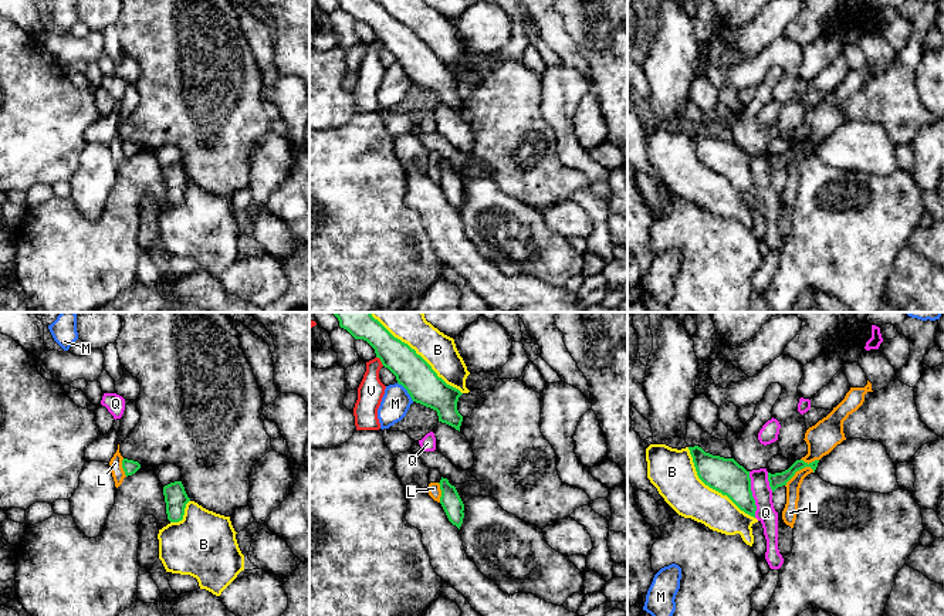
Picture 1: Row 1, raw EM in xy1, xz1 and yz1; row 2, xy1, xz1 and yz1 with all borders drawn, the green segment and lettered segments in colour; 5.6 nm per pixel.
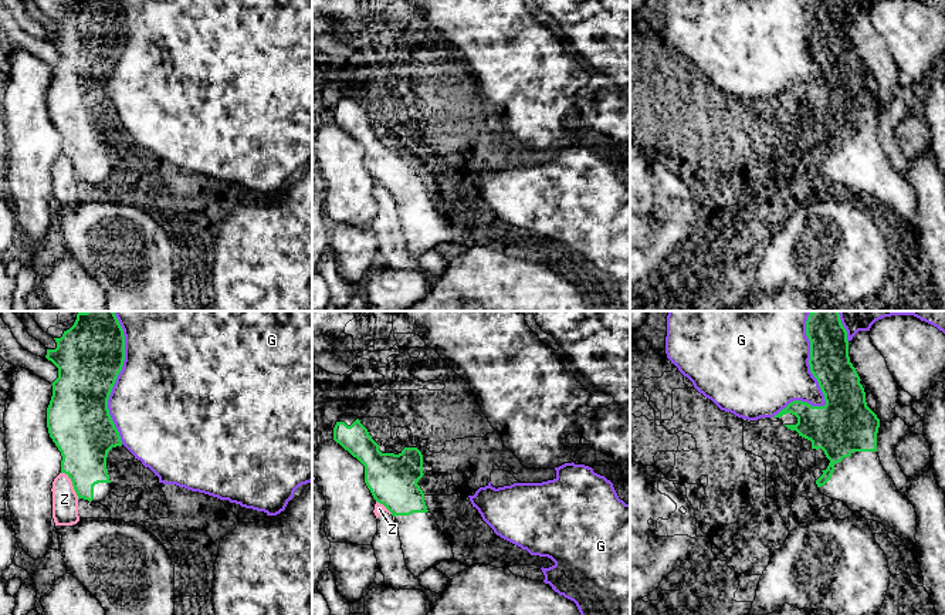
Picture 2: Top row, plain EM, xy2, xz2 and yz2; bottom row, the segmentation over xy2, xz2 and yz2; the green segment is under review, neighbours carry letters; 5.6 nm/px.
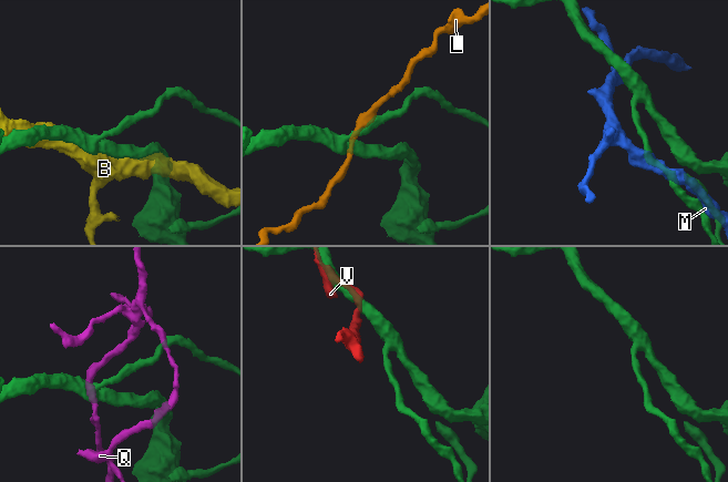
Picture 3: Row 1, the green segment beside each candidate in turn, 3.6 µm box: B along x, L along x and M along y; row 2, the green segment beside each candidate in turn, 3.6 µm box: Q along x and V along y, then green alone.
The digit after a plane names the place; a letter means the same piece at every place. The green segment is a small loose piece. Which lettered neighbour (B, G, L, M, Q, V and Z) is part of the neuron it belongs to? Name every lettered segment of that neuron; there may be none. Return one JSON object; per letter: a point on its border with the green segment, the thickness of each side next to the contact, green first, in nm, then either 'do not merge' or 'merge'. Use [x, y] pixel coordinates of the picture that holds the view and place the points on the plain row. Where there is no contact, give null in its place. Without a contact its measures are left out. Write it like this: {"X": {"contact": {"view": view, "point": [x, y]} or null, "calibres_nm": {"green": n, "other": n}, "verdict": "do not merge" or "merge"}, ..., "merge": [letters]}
{"B": {"contact": {"view": "xz1", "point": [419, 37]}, "calibres_nm": {"green": 200, "other": 190}, "verdict": "do not merge"}, "G": {"contact": {"view": "yz2", "point": [820, 70]}, "calibres_nm": {"green": 320, "other": 340}, "verdict": "do not merge"}, "L": {"contact": {"view": "yz1", "point": [799, 151]}, "calibres_nm": {"green": 80, "other": 80}, "verdict": "do not merge"}, "M": {"contact": {"view": "xz1", "point": [408, 74]}, "calibres_nm": {"green": 200, "other": 160}, "verdict": "do not merge"}, "Q": {"contact": {"view": "yz1", "point": [751, 176]}, "calibres_nm": {"green": 200, "other": 120}, "verdict": "do not merge"}, "V": {"contact": {"view": "xz1", "point": [381, 43]}, "calibres_nm": {"green": 190, "other": 150}, "verdict": "do not merge"}, "Z": {"contact": {"view": "xy2", "point": [73, 166]}, "calibres_nm": {"green": 300, "other": 140}, "verdict": "do not merge"}, "merge": []}

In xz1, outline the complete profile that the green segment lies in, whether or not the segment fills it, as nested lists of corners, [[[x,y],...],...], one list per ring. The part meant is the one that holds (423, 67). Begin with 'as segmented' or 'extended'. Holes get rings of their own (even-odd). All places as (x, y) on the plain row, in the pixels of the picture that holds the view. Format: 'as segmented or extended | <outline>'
as segmented | [[[338,0],[339,9],[355,21],[366,23],[412,82],[437,94],[439,104],[460,114],[463,98],[457,92],[459,71],[447,67],[407,26],[395,20],[375,0]]]

